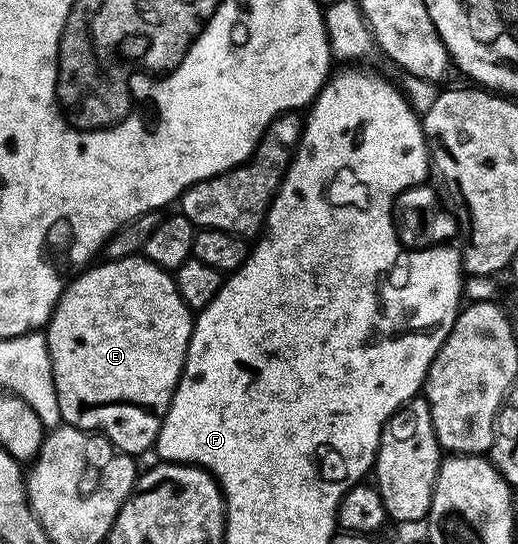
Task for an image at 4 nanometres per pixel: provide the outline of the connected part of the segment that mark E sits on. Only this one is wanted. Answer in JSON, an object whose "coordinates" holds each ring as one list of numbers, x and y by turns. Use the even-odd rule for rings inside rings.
{"coordinates":[[144,256,111,258,100,262,83,269,81,273,67,281,66,290,55,304,52,316,44,327,48,352,50,353,50,363,52,364,52,376,56,384,56,396,60,400,60,412,65,425,79,426,82,430,97,432,109,438,110,443,117,446,123,454,139,456,138,454,144,453,149,446,151,449,158,441,162,421,168,412,174,390,178,386,182,369,186,363,188,344,194,331,194,318,192,317,192,311,186,307,180,292,176,288,174,275,171,271,160,269,159,266,152,264]]}

